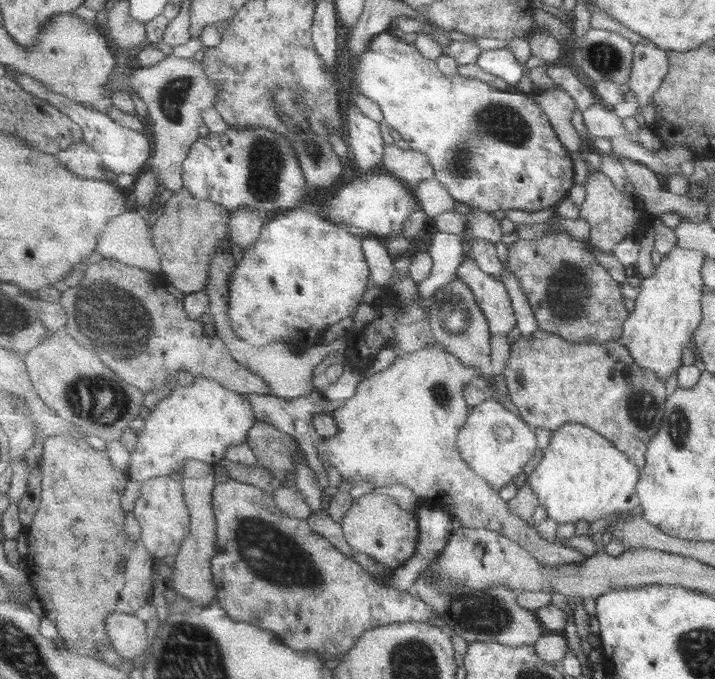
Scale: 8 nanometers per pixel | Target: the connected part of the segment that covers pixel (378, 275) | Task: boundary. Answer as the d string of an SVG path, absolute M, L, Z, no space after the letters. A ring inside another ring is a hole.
M365 235L362 242L368 265L371 267L372 284L379 288L389 286L396 270L396 257L375 236Z

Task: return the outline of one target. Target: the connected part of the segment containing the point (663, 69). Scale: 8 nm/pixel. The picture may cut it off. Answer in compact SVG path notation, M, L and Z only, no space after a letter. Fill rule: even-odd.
M641 38L637 44L633 44L632 49L632 59L630 60L631 72L629 77L627 77L626 86L635 93L637 101L639 101L639 110L637 110L639 113L641 112L641 107L652 104L651 95L655 93L657 86L660 85L661 78L667 73L668 64L665 51L657 48L657 46L654 46L649 40L645 40L645 38Z

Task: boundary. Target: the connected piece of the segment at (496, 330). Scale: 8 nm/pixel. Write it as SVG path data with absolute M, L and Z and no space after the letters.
M471 256L463 260L458 276L471 287L473 294L476 295L481 310L484 310L488 318L493 335L506 336L515 326L518 326L512 298L502 280L481 270Z

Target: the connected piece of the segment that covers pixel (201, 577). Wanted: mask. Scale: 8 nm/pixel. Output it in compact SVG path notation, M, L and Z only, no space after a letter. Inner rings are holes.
M189 459L185 463L185 469L181 472L181 484L184 487L184 500L188 503L188 510L191 515L191 531L186 537L185 542L181 545L180 553L175 556L174 569L172 575L172 589L177 594L188 598L194 607L207 607L217 599L217 585L213 578L212 562L217 556L217 520L216 511L214 510L214 490L216 488L216 466L204 463L197 459Z

